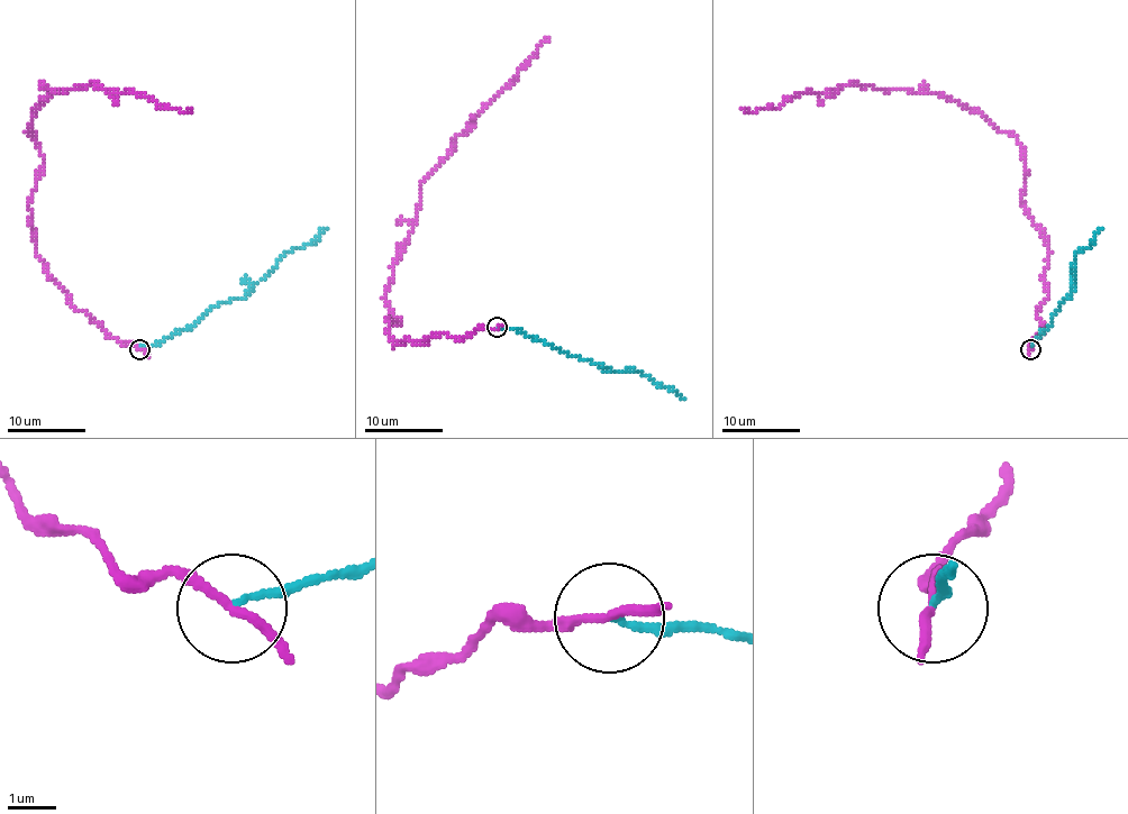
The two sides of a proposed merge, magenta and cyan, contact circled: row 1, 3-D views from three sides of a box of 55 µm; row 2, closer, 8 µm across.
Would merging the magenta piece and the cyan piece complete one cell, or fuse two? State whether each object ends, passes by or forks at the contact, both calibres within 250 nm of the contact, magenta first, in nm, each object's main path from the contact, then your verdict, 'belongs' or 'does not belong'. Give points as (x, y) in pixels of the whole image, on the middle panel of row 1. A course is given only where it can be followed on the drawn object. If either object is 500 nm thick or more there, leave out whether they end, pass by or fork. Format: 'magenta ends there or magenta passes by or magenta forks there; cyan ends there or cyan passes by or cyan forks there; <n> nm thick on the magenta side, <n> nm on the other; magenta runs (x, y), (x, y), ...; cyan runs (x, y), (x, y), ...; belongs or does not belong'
magenta passes by; cyan ends there; 160 nm thick on the magenta side, 110 nm on the other; magenta runs (497, 328), (393, 345), (385, 320), (400, 320), (384, 299), (421, 201), (421, 182), (549, 36); cyan runs (497, 328), (520, 330), (530, 338), (611, 371), (643, 373), (685, 400); does not belong

